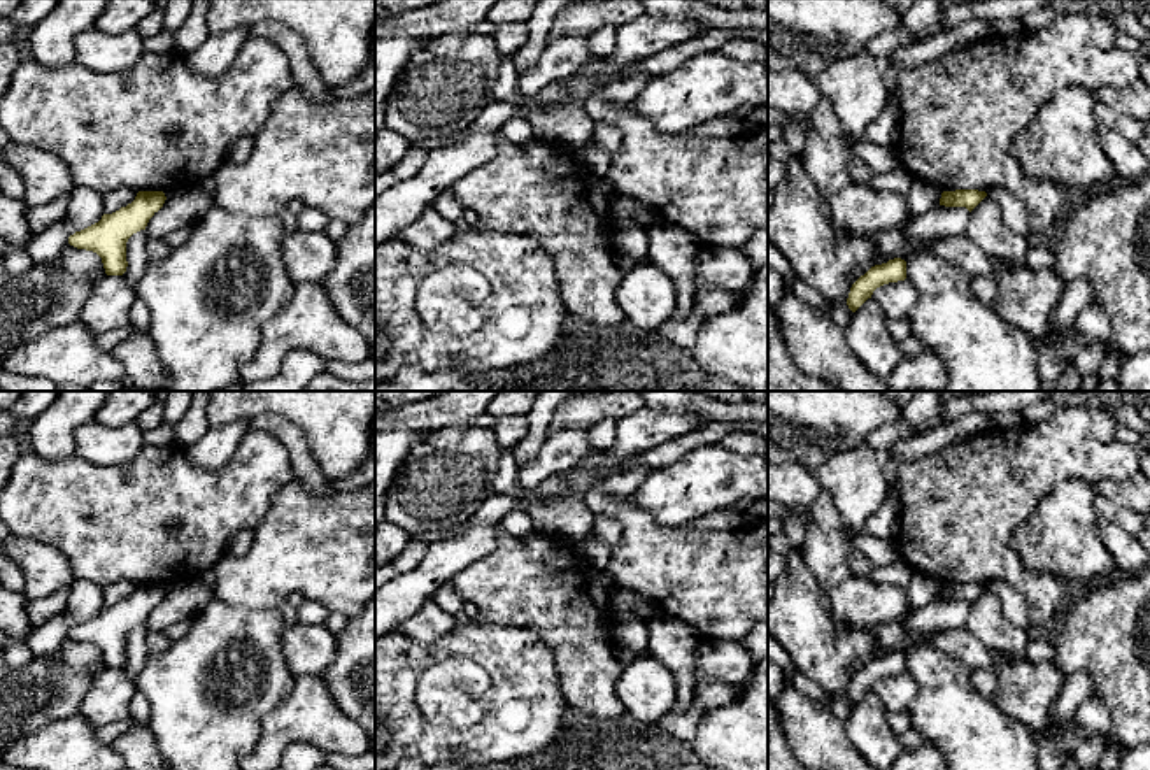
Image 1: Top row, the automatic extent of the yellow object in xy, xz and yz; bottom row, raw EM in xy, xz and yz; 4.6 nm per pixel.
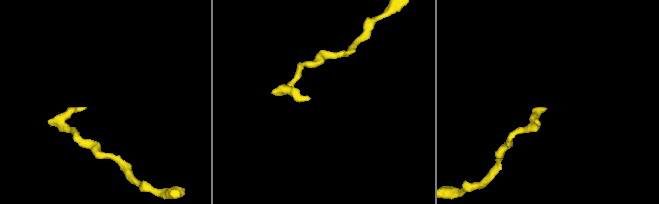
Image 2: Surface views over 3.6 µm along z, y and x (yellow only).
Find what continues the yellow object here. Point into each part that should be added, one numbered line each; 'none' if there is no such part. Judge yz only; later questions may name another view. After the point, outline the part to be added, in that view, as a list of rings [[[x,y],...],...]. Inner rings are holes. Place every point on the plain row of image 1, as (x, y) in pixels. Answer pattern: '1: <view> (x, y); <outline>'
none

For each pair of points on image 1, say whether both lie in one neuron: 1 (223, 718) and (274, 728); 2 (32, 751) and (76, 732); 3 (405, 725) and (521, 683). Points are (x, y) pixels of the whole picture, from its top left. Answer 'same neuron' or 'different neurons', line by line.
1: different neurons
2: same neuron
3: same neuron

